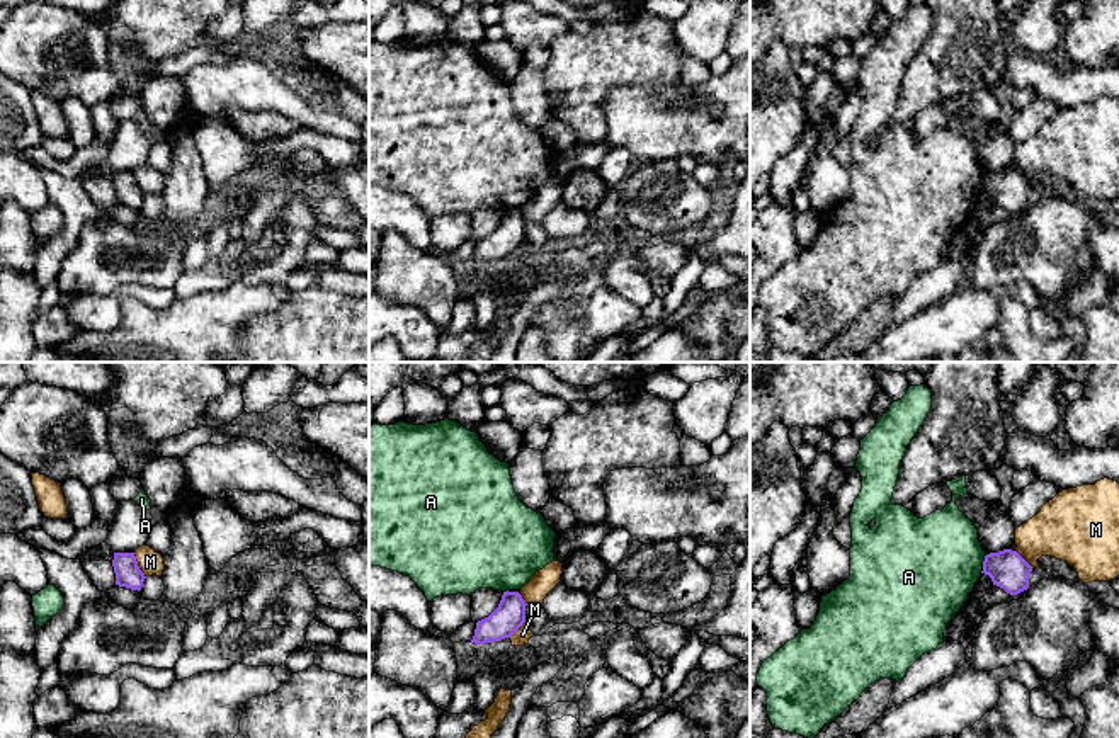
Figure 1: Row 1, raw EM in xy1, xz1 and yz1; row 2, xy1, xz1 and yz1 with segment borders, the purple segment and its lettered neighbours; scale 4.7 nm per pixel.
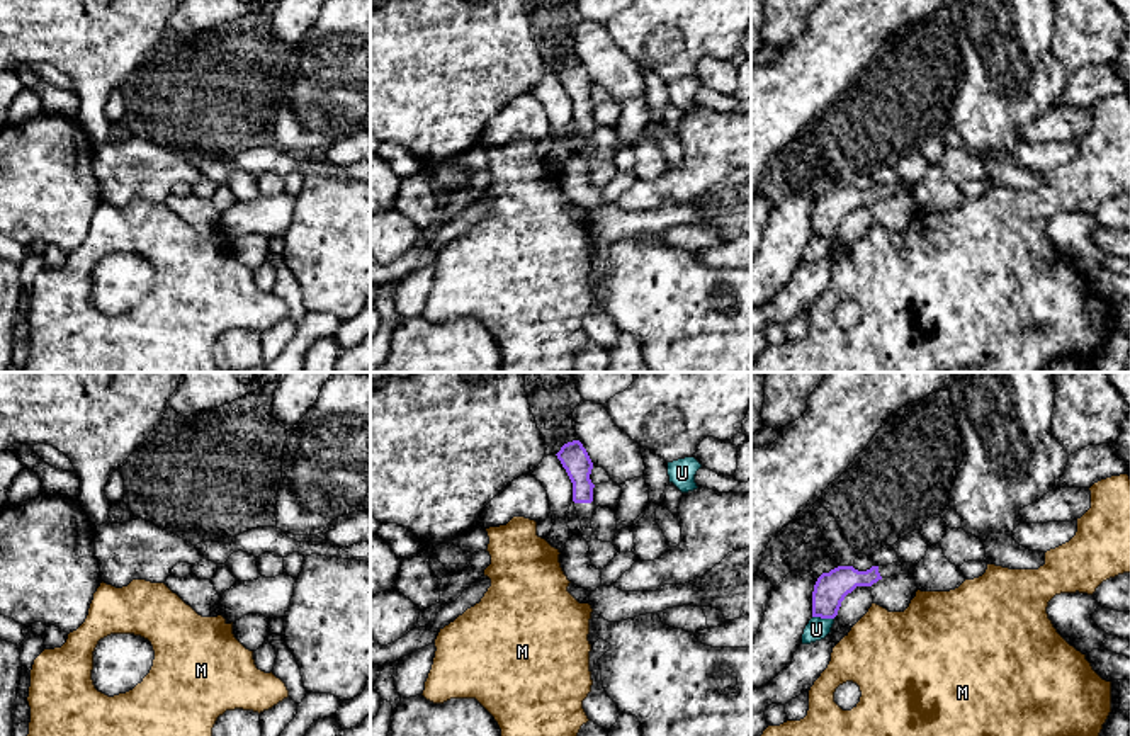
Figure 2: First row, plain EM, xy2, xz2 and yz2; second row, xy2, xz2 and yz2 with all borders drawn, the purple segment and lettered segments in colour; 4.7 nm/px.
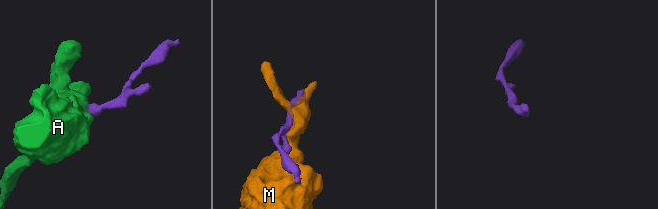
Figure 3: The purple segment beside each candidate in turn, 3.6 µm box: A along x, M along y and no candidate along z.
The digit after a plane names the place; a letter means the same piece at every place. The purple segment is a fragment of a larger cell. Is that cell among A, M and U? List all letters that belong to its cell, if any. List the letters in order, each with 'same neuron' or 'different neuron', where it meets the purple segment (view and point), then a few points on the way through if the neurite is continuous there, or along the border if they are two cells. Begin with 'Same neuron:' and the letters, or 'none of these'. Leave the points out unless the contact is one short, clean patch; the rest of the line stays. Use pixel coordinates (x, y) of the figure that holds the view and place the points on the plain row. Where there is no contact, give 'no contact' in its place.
Same neuron: none of these
A: different neuron; contact yz1 (983, 182); border yz1 (987, 174), (980, 191)
M: different neuron; contact xy1 (136, 184)
U: different neuron; contact yz2 (824, 237)

